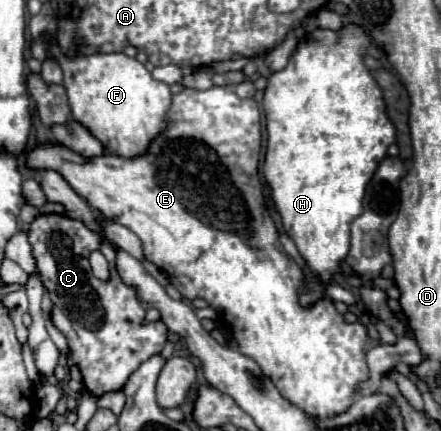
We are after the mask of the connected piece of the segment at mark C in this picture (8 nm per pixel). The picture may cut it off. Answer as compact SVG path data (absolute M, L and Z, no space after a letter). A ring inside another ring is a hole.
M48 213L48 215L38 215L32 223L30 223L30 235L28 241L32 243L34 249L34 257L38 263L38 273L40 279L44 283L44 287L50 291L52 301L54 301L54 309L50 313L52 323L64 333L64 337L68 339L68 345L72 349L72 357L82 373L84 385L90 393L94 393L96 397L110 393L110 391L120 391L124 387L124 383L128 381L128 377L138 369L140 363L144 363L146 359L150 359L152 355L158 355L168 339L168 329L162 321L154 321L150 325L142 325L142 319L146 317L146 309L140 303L136 289L126 285L118 271L116 271L116 253L118 249L114 247L112 241L108 241L106 237L102 237L98 231L92 231L90 227L86 227L82 221L78 219L70 219L68 215L56 215L56 213ZM92 251L100 251L108 263L110 263L110 281L100 281L92 275L92 267L90 267L90 253Z

